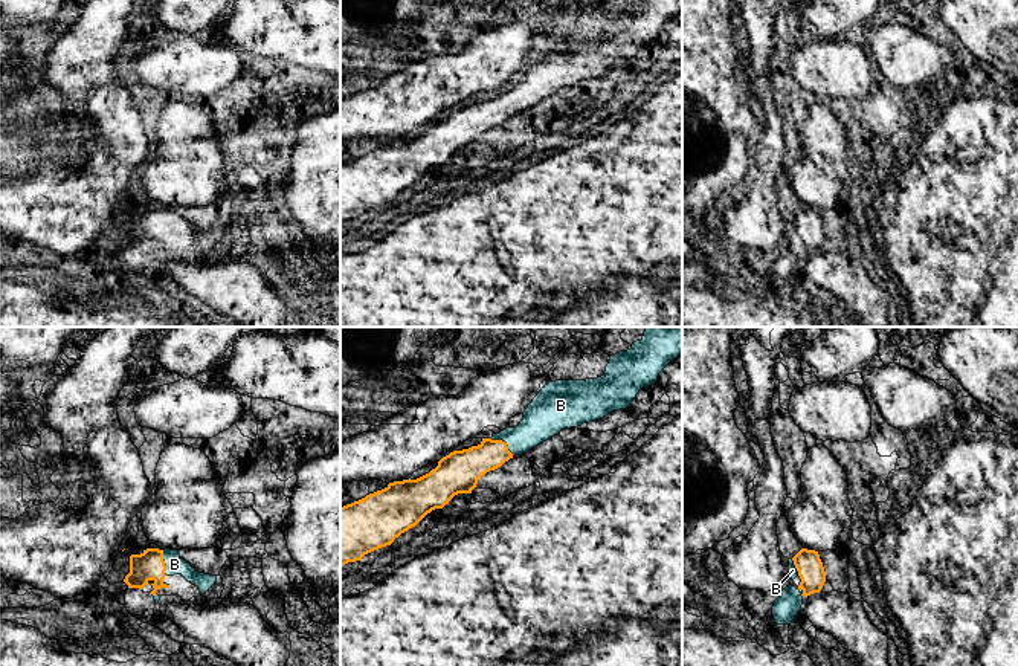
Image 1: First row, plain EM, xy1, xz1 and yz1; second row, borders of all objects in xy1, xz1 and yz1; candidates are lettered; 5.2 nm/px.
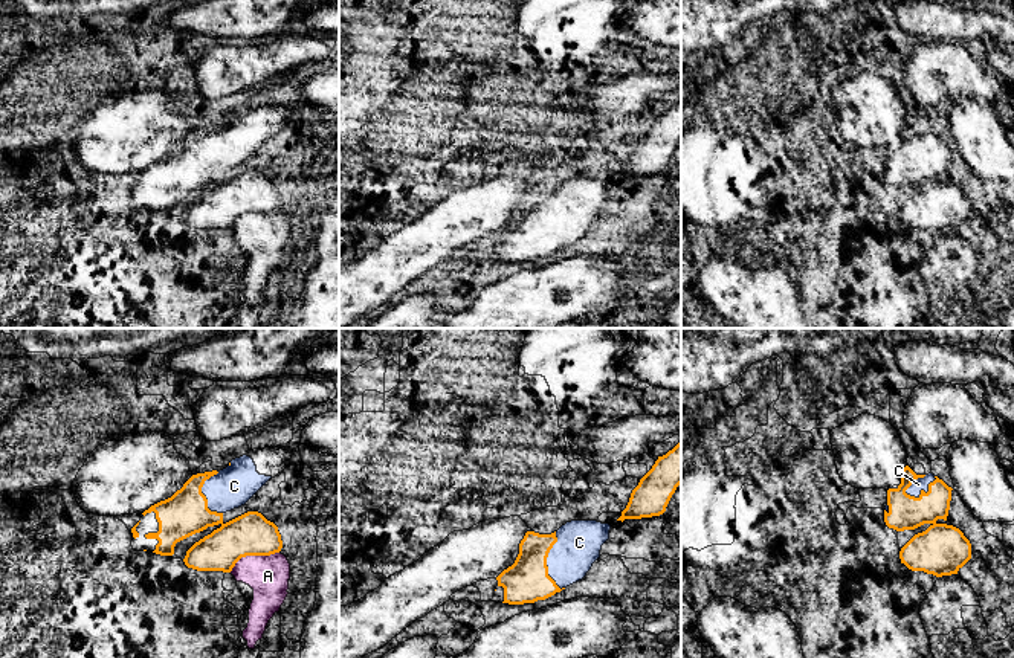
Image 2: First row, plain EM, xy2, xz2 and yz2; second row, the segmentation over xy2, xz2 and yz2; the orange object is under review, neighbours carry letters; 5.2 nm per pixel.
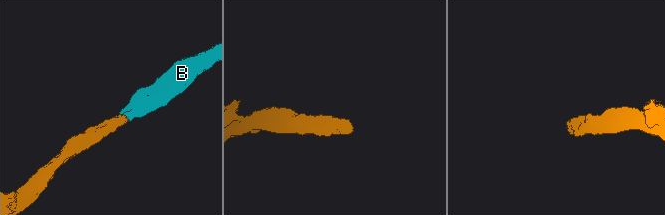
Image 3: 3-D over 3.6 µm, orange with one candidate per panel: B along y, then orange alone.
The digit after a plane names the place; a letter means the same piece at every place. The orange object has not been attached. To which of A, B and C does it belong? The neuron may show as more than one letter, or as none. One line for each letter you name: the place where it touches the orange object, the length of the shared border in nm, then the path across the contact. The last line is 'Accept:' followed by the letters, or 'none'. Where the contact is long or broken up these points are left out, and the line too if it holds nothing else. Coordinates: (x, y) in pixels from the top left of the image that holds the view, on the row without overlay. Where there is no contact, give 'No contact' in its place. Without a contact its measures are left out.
B: Touches orange at xz1 (504, 100). Shared border 160 nm. Path across: xz1 (464, 126), (489, 113), (504, 100), (522, 96), (544, 75)
Accept: B

